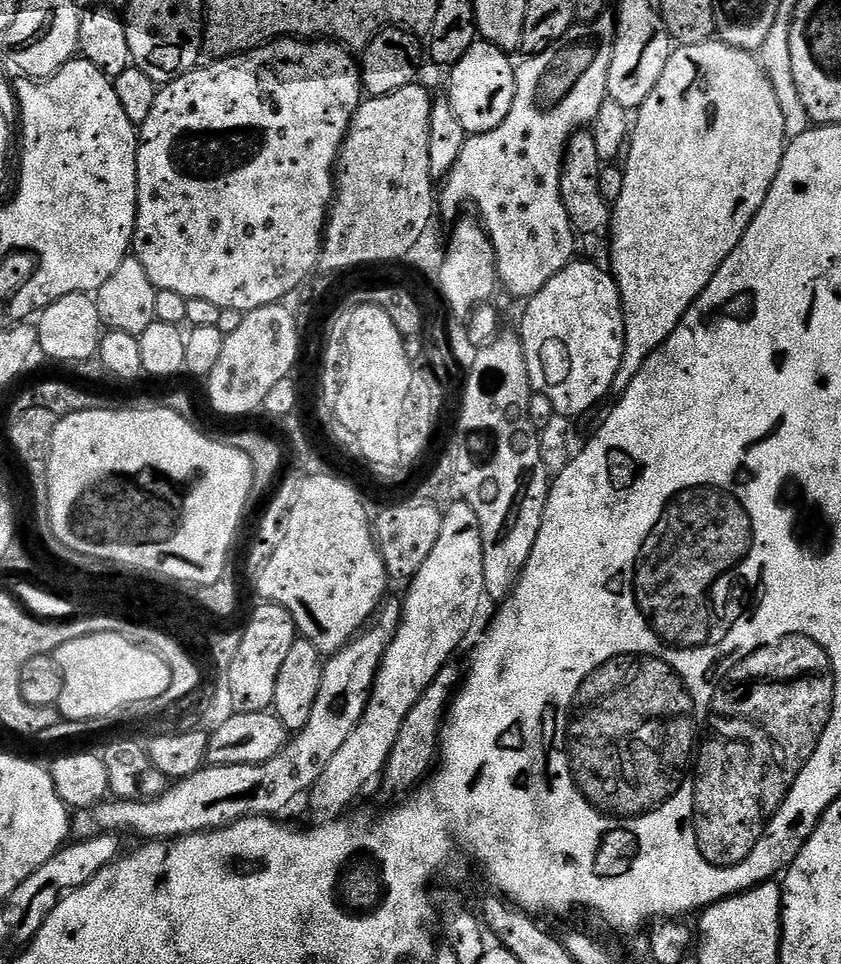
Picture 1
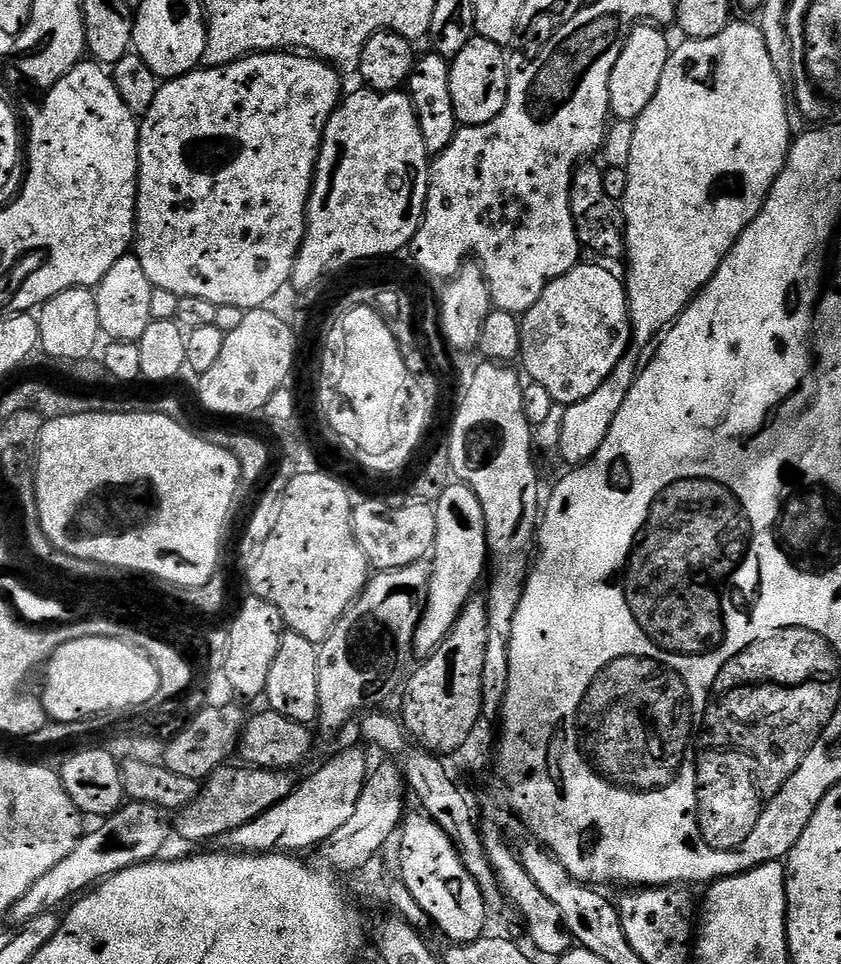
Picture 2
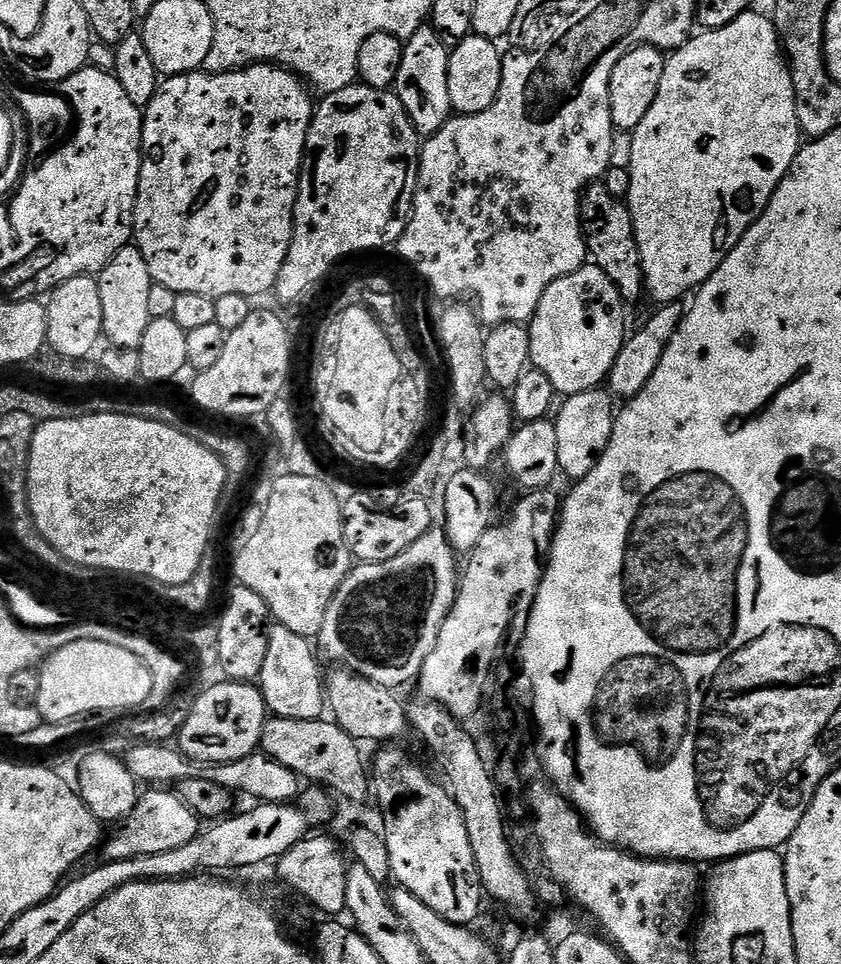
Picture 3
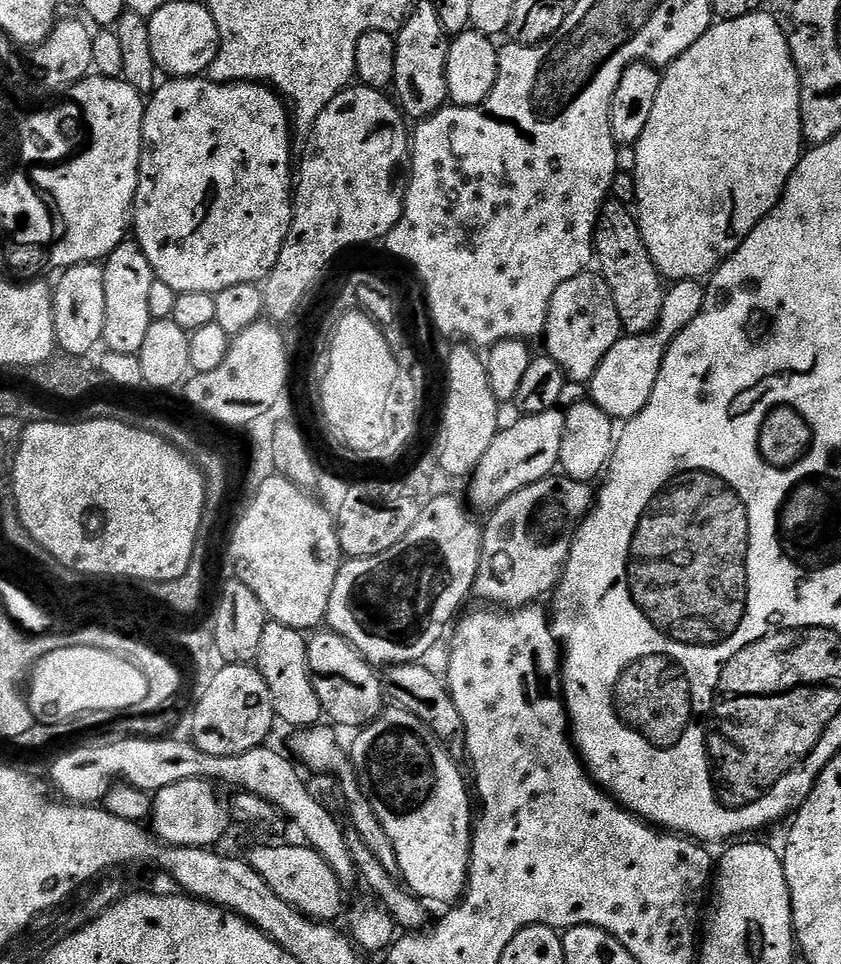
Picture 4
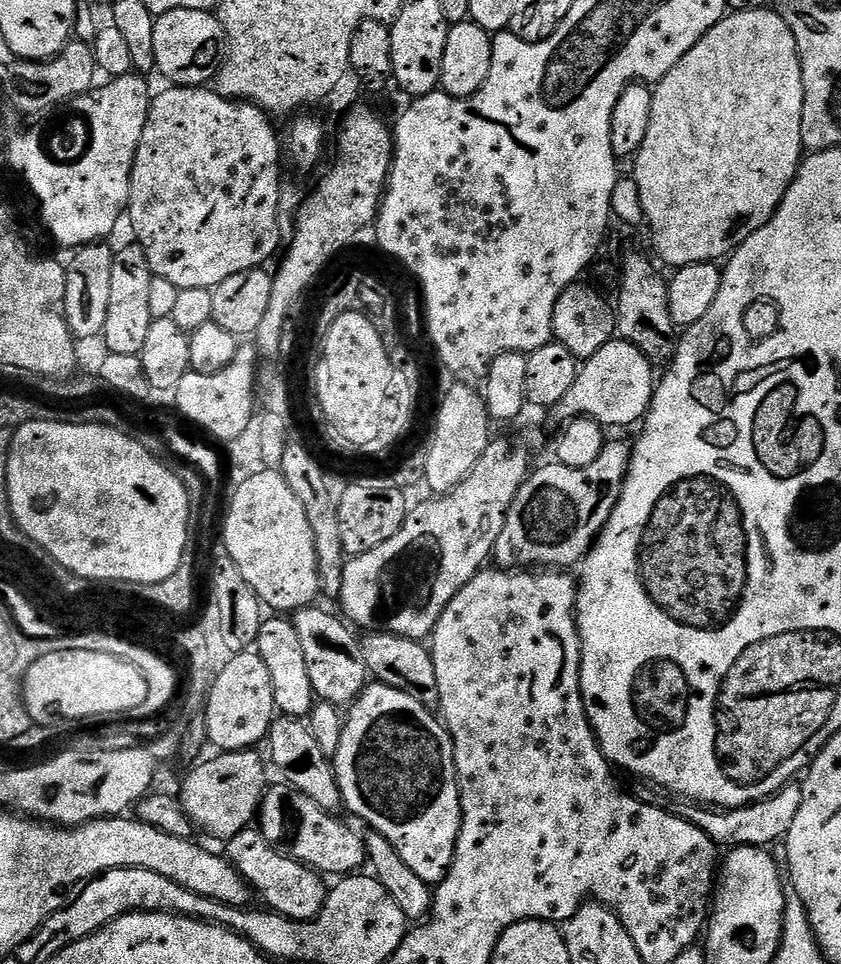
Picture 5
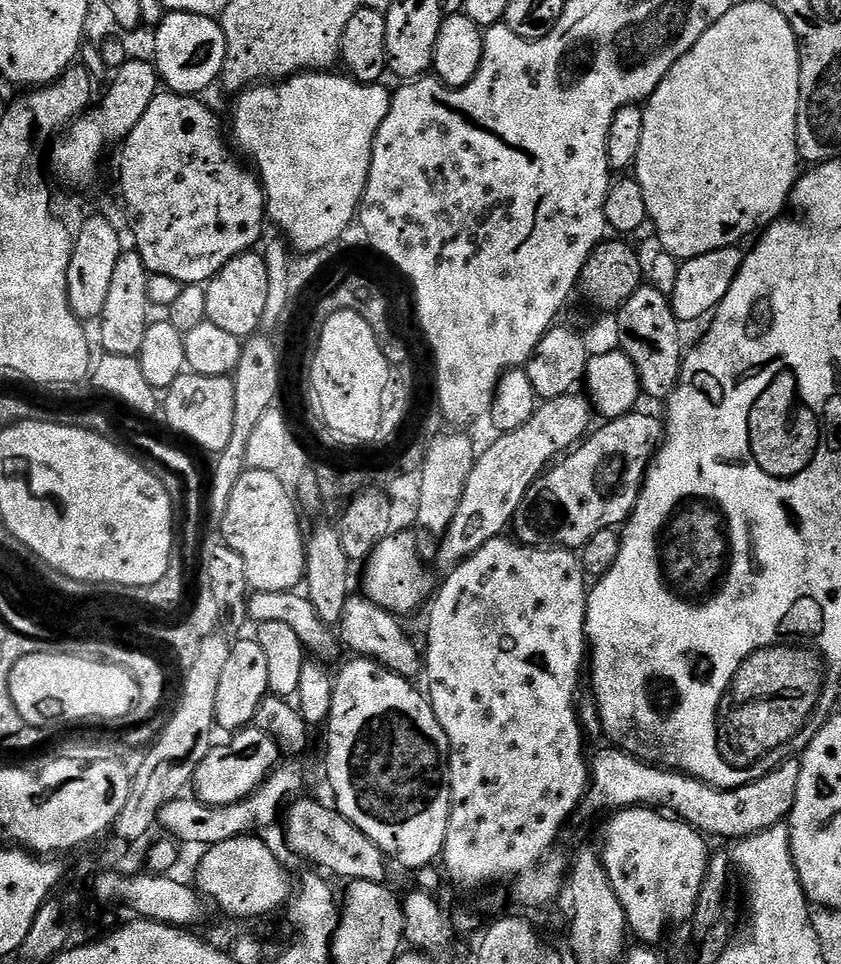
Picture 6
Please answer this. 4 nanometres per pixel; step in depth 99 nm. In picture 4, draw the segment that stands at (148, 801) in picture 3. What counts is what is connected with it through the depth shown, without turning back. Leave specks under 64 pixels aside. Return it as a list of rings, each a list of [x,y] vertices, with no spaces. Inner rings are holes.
[[[187,780],[174,782],[174,786],[166,786],[161,792],[155,793],[152,801],[150,828],[157,840],[174,848],[212,848],[228,832],[230,823],[229,809],[224,809],[220,796],[216,793],[217,785],[210,780]]]

